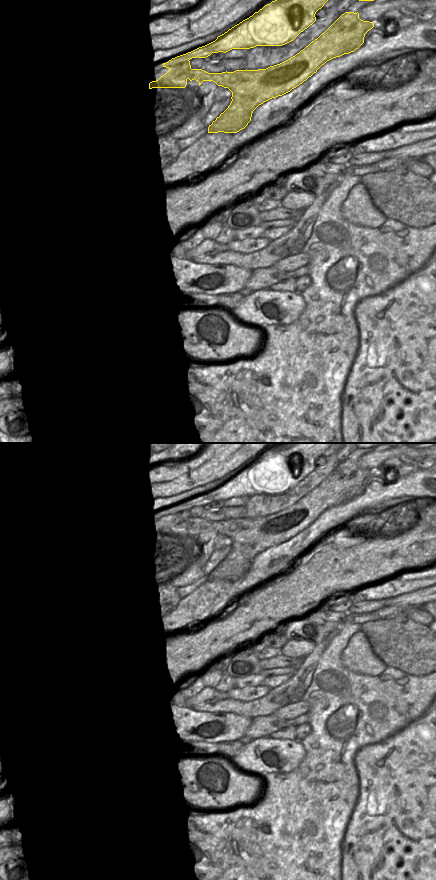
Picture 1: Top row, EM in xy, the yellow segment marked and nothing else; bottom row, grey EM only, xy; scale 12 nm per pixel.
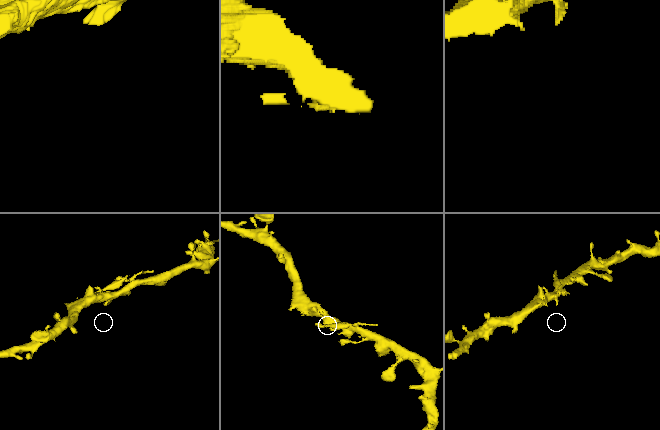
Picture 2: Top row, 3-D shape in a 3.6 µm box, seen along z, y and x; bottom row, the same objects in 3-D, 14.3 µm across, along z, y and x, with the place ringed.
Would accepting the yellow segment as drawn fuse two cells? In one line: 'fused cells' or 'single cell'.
fused cells

